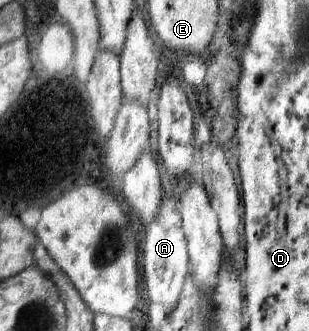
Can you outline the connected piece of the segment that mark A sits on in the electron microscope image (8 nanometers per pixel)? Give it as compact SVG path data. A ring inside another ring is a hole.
M162 195L161 206L153 218L153 222L145 227L143 238L143 276L147 283L147 295L149 302L161 304L167 314L171 314L179 302L179 296L183 292L183 282L189 273L190 258L182 229L180 209L177 208L177 200L174 197L167 198Z

